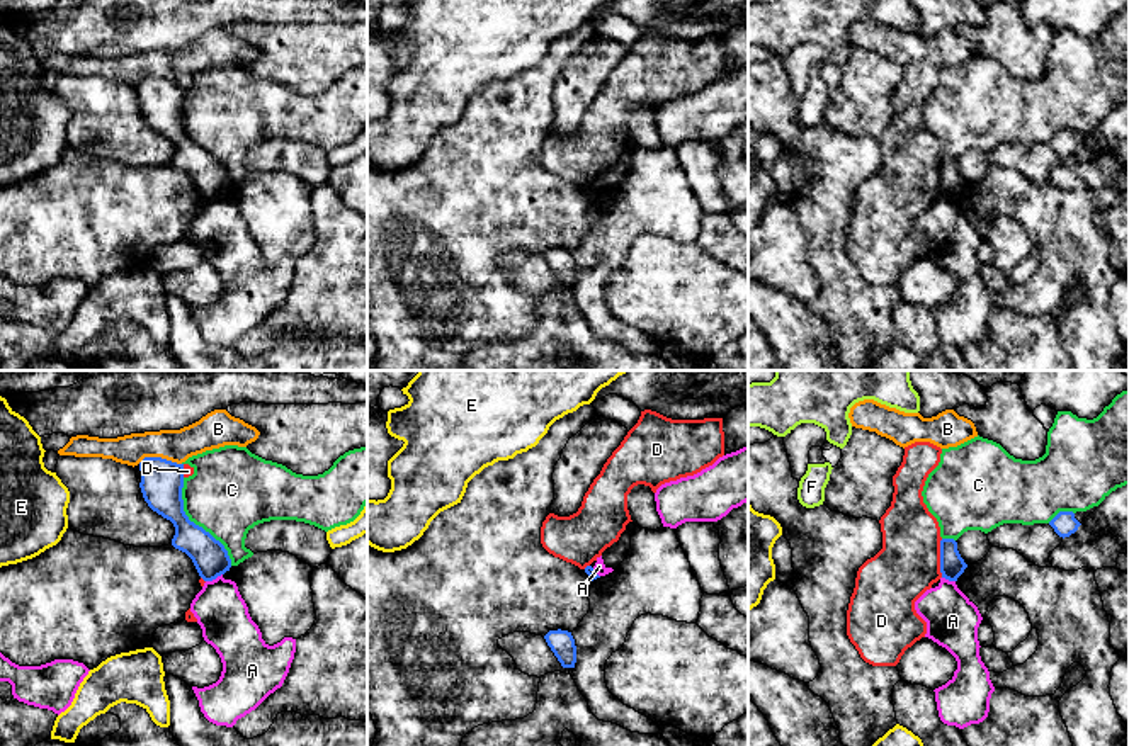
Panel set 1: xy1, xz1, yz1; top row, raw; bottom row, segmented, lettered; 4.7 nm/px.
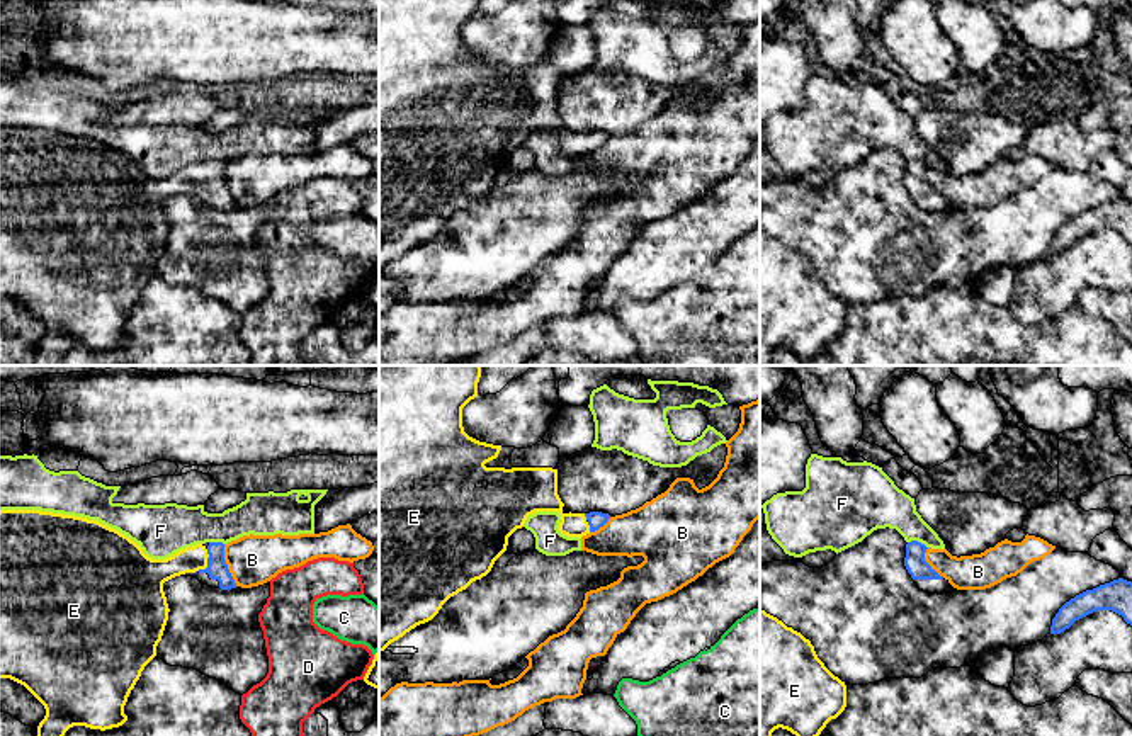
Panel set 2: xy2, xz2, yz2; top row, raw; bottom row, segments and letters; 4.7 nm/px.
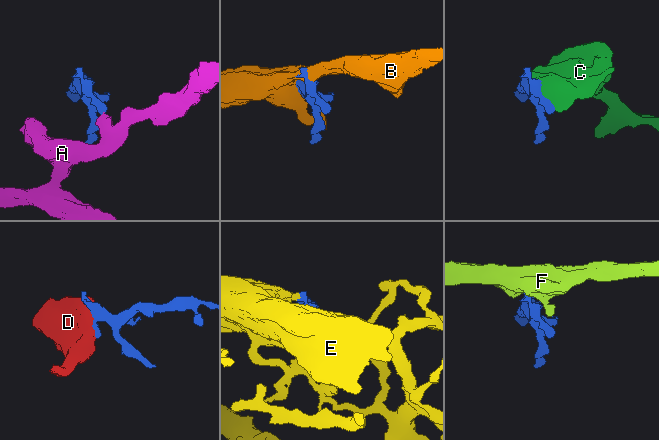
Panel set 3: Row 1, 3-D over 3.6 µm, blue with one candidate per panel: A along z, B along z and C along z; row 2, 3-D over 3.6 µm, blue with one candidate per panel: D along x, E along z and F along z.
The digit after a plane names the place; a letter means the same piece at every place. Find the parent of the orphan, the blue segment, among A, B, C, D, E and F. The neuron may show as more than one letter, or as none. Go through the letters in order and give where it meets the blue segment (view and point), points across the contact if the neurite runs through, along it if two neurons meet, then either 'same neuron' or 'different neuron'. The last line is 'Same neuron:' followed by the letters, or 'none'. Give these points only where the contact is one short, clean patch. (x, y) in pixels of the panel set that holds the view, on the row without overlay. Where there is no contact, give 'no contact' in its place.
A: xy1 (213, 197) | along xy1 (221, 192), (206, 201) | different neuron
B: xy1 (160, 77) | different neuron
C: xy1 (194, 143) | different neuron
D: yz1 (941, 177) | different neuron
E: xy2 (208, 182) | across xy2 (216, 187), (208, 182), (179, 182), (157, 191) | same neuron
F: yz2 (916, 160) | along yz2 (908, 160), (918, 160), (927, 167) | different neuron
Same neuron: E

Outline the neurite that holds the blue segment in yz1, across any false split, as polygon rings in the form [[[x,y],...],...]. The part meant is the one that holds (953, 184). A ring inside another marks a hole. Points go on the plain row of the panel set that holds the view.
[[[954,158],[940,160],[940,192],[942,197],[949,201],[957,201],[957,197],[964,192],[967,184],[961,177],[957,170],[957,161]]]

